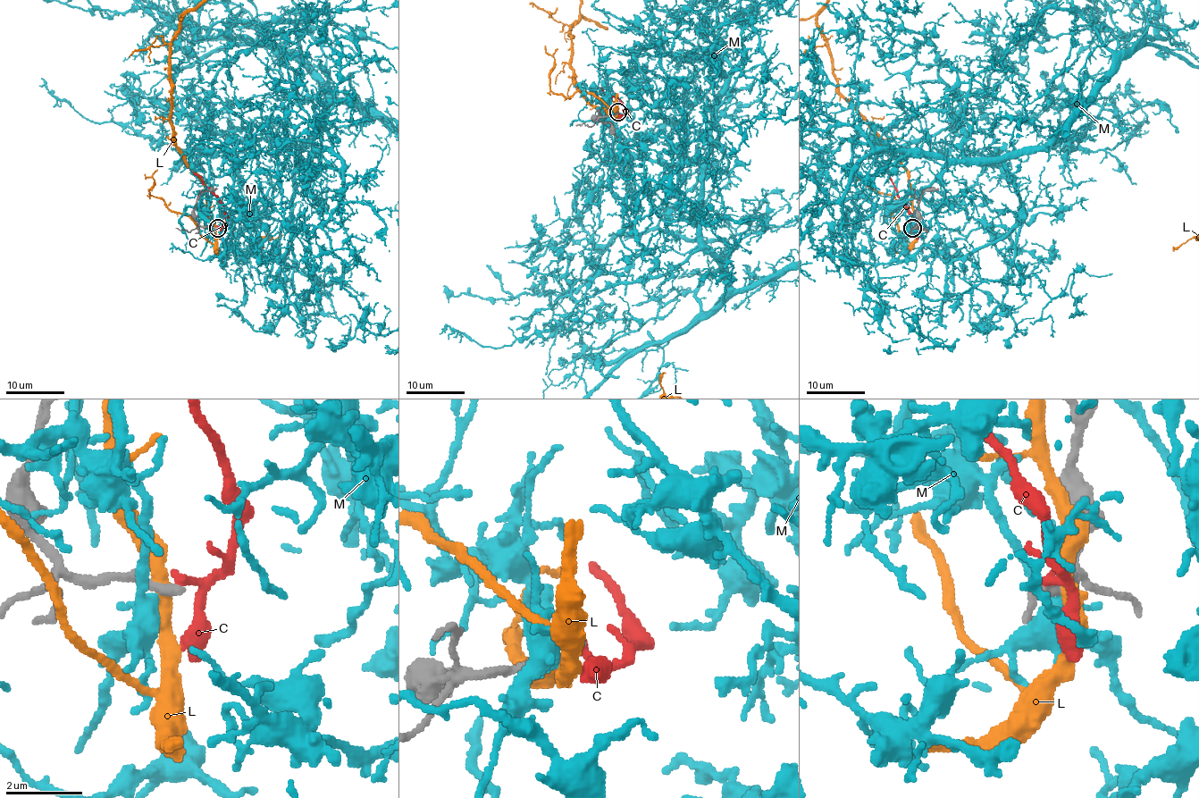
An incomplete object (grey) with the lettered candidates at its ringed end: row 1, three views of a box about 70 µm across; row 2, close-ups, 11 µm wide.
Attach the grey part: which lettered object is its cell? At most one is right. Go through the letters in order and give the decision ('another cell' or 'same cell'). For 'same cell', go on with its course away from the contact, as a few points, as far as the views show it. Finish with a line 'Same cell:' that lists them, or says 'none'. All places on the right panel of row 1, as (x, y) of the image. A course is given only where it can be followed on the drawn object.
C: another cell
L: another cell
M: another cell
Same cell: none

